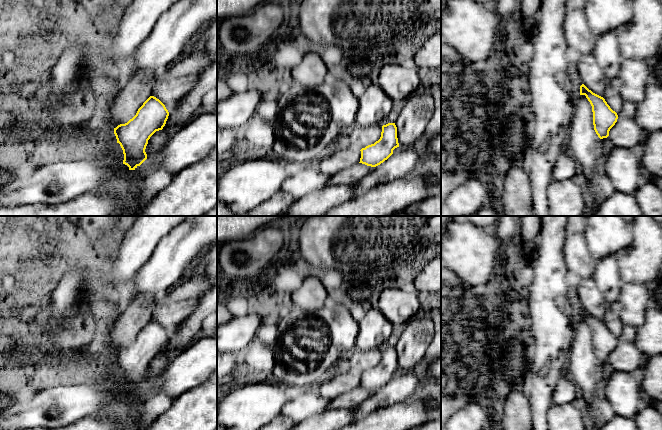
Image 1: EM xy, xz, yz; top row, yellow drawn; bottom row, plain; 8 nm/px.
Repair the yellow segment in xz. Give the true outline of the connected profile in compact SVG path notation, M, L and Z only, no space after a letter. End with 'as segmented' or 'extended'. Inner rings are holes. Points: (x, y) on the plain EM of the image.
M388 347L382 350L381 361L374 368L361 374L349 369L337 371L321 380L316 388L321 398L331 401L357 387L376 391L387 384L397 371L397 351L395 347Z | extended

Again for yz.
M574 281L582 305L580 319L585 319L592 330L594 354L600 363L609 360L618 339L605 325L604 315L607 302L602 292L592 283Z | extended

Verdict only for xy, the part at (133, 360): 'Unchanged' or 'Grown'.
Grown

